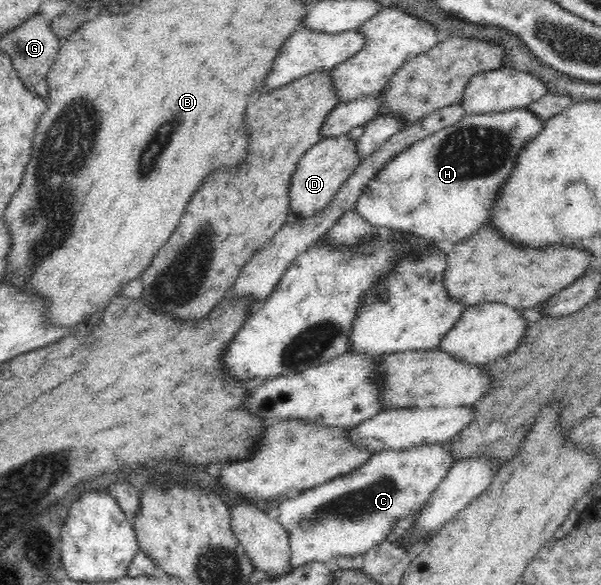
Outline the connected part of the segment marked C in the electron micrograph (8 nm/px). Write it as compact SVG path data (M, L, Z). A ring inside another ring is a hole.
M444 443L422 444L422 446L408 448L408 450L386 450L380 452L380 454L372 455L361 467L356 468L356 470L348 474L336 477L334 480L329 480L317 487L301 491L296 498L282 497L278 504L280 514L278 514L276 519L286 529L287 537L289 538L291 550L290 564L292 568L306 566L306 564L310 564L310 562L326 562L332 564L334 558L356 558L356 556L364 555L368 550L376 548L376 546L386 540L388 534L392 532L392 528L396 526L398 518L404 518L404 516L408 516L408 514L412 514L412 512L418 511L421 508L430 494L434 492L434 489L443 481L443 478L448 474L450 468L453 467L454 462L456 462L456 460L453 460L451 450L449 450Z

